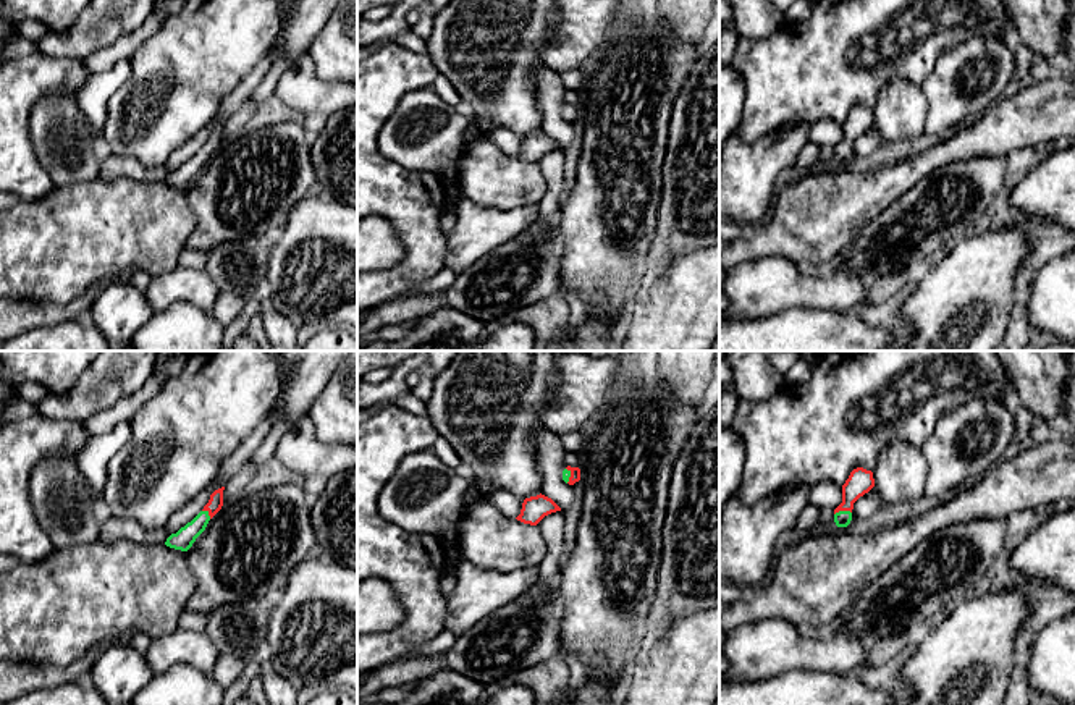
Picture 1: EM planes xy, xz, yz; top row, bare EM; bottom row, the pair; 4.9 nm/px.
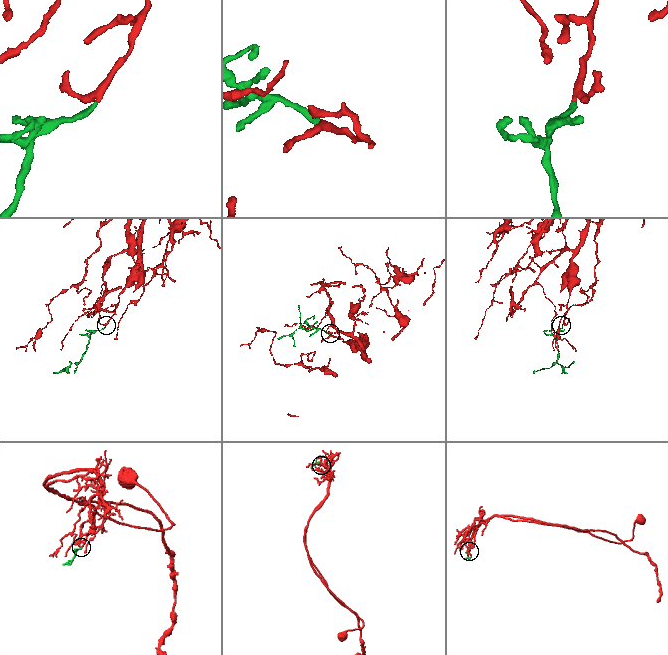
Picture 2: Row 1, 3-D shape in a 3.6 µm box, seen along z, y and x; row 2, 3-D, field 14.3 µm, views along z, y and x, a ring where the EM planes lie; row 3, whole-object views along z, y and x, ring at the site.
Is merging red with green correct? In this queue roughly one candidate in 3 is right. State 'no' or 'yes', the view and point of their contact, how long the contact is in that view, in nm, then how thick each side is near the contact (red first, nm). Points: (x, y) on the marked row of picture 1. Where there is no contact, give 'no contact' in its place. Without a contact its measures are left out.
yes | yz (843, 510) | 90 nm | 130/80 nm

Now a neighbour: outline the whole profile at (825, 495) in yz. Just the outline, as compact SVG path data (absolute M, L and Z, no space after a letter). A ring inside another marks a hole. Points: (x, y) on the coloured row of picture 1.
M823 480L810 488L808 504L823 509L836 509L842 503L842 487L836 482Z

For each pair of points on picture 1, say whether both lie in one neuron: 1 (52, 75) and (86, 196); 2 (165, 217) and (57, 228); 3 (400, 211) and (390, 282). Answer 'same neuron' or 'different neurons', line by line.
1: different neurons
2: same neuron
3: same neuron

